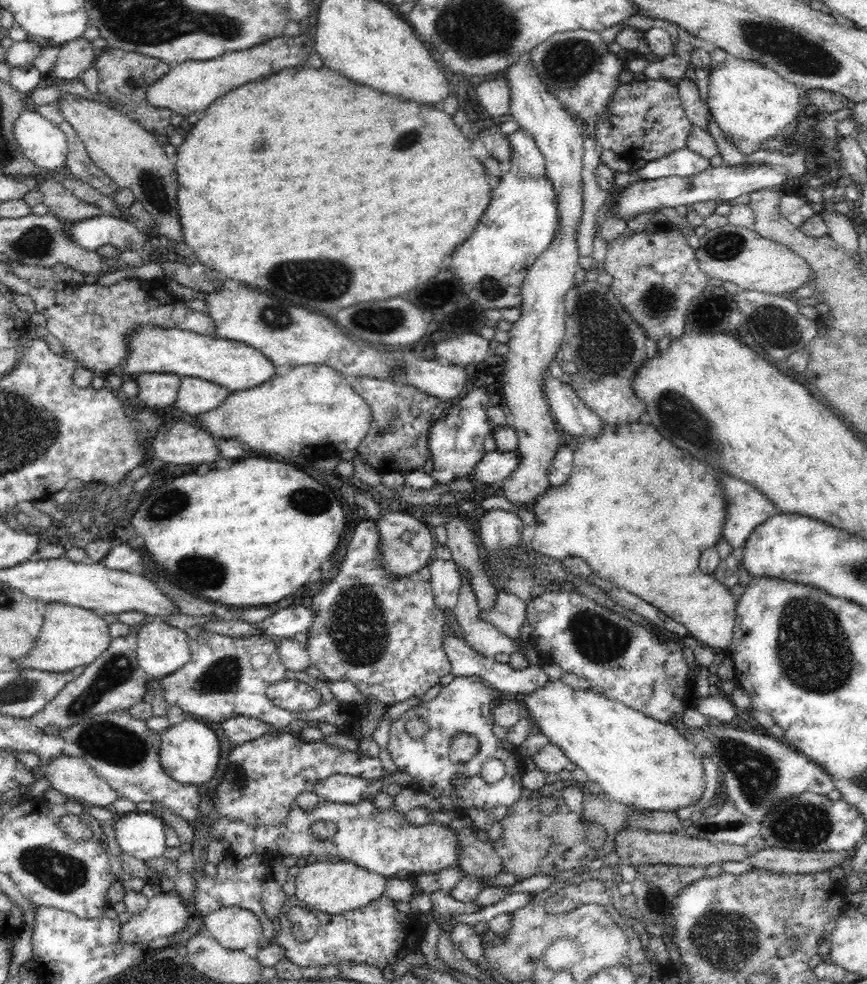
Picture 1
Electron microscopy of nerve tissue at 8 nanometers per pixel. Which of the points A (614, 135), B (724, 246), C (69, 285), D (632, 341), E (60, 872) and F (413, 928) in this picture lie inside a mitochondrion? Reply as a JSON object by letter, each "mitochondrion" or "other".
{"A":"other","B":"mitochondrion","C":"other","D":"mitochondrion","E":"mitochondrion","F":"other"}

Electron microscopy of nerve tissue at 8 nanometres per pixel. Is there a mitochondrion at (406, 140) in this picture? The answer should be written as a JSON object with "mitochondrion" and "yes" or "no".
{"mitochondrion":"yes"}

